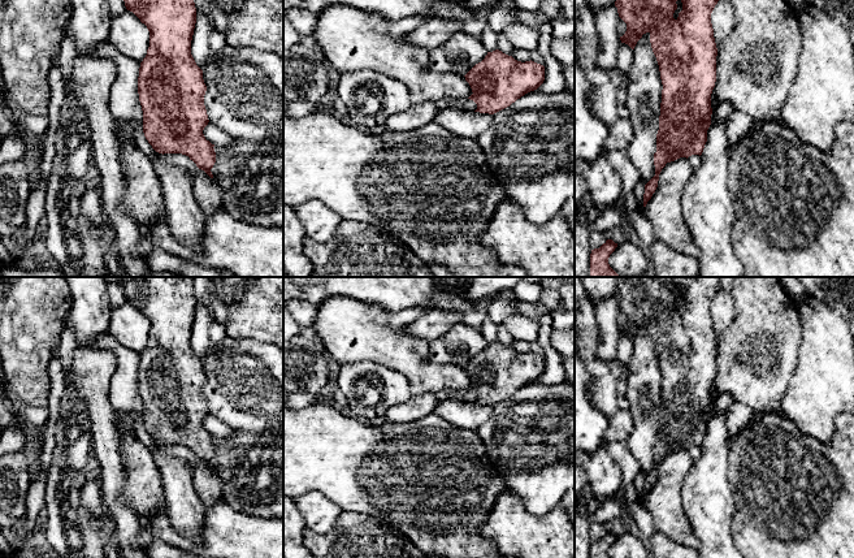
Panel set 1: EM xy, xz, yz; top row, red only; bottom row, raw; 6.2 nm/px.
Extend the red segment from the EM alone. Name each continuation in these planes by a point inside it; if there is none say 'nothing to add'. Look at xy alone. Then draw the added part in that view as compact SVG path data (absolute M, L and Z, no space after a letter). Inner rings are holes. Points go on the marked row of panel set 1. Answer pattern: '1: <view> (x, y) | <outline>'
nothing to add

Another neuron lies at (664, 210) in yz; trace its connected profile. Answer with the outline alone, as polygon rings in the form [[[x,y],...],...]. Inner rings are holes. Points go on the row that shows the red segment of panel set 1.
[[[686,157],[667,163],[659,174],[658,187],[645,207],[653,234],[671,248],[699,259],[701,250],[684,219],[682,194],[694,168]]]

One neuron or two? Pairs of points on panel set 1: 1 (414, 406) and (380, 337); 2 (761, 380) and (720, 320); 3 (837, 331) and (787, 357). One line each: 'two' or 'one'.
1: two
2: two
3: two

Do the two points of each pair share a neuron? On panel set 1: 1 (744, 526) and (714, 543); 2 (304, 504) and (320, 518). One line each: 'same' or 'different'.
1: different
2: same

